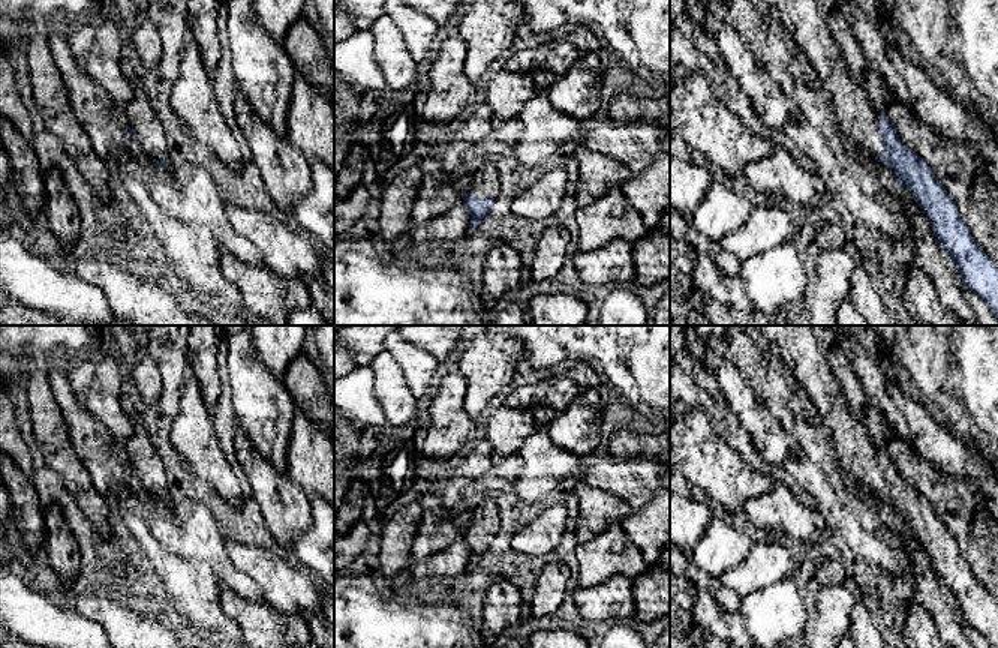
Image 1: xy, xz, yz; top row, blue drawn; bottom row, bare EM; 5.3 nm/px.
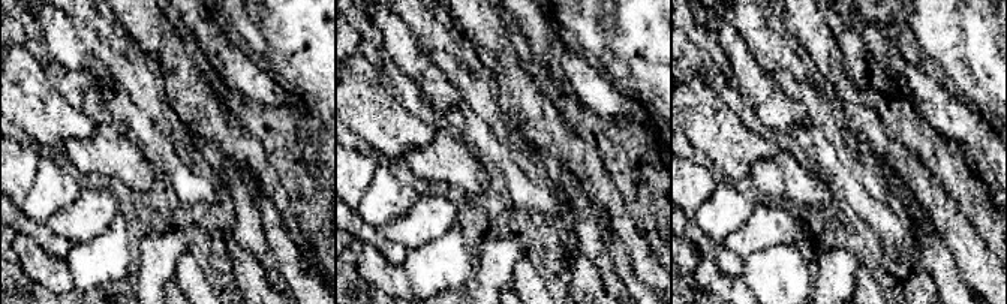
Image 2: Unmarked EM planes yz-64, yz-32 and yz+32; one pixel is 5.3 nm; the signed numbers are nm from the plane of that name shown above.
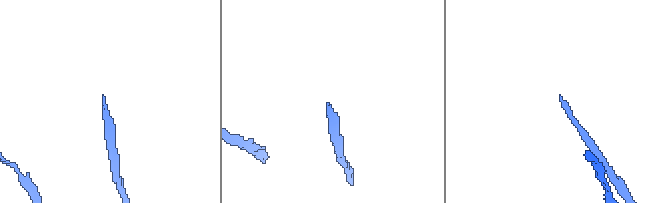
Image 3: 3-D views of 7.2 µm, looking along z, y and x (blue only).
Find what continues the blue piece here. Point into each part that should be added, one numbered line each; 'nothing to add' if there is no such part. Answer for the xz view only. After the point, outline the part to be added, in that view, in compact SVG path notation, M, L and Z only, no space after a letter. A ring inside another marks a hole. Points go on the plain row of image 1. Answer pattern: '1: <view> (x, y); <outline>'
1: xz (484, 518); M492 496L484 498L478 506L466 512L463 519L466 528L478 534L498 534L500 526L500 513L498 501Z

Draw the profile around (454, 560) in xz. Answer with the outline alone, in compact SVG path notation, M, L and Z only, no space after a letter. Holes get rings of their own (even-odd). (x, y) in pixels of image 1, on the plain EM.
M457 540L445 550L412 562L390 582L390 588L394 591L426 590L462 574L469 567L469 562L469 548L463 540Z

